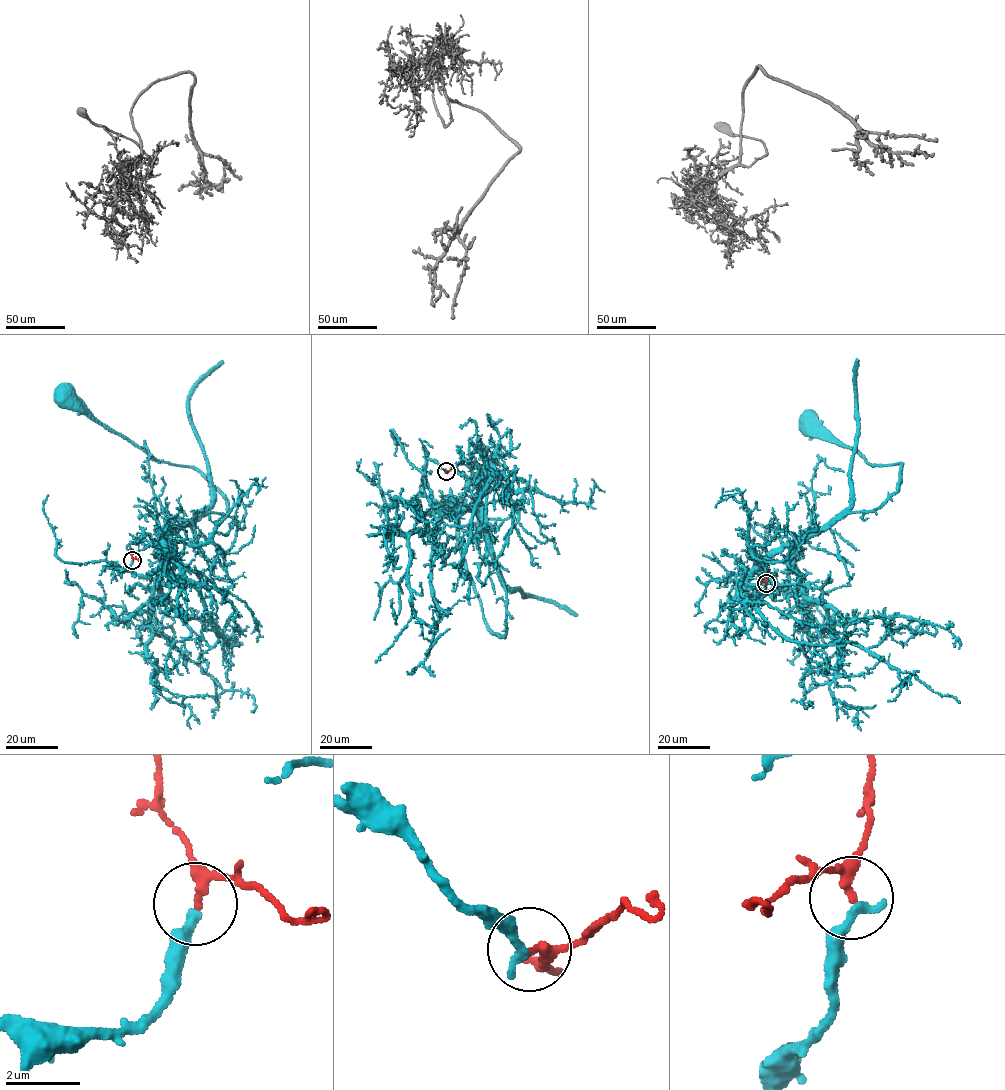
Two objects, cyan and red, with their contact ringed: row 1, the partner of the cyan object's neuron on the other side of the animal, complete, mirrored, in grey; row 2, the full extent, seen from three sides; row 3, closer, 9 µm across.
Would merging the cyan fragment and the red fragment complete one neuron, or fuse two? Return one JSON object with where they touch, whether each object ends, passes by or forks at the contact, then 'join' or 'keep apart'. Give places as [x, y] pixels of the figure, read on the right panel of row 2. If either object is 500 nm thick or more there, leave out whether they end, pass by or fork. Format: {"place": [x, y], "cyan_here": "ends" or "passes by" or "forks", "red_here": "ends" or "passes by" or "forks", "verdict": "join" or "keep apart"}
{"place": [766, 583], "cyan_here": "ends", "red_here": "passes by", "verdict": "join"}

